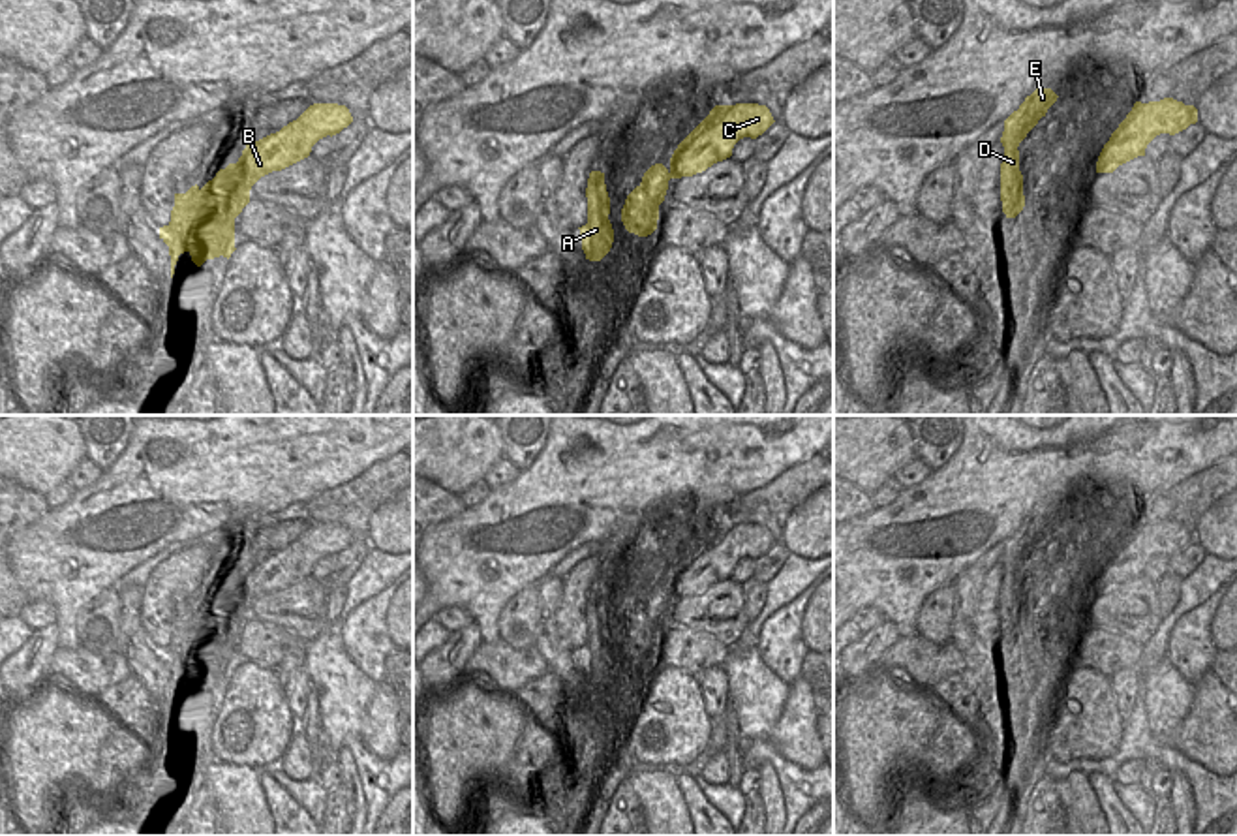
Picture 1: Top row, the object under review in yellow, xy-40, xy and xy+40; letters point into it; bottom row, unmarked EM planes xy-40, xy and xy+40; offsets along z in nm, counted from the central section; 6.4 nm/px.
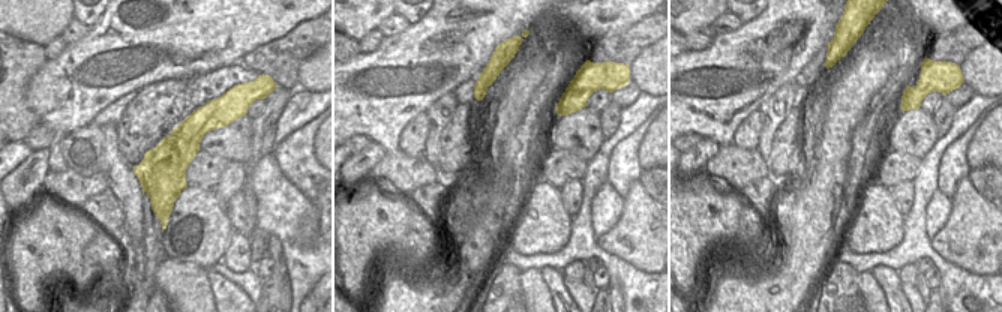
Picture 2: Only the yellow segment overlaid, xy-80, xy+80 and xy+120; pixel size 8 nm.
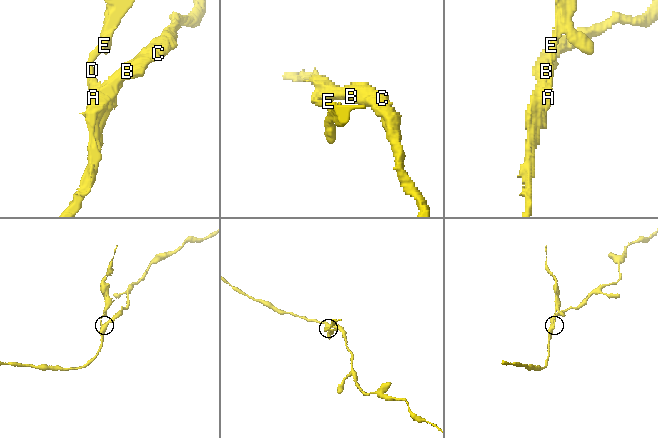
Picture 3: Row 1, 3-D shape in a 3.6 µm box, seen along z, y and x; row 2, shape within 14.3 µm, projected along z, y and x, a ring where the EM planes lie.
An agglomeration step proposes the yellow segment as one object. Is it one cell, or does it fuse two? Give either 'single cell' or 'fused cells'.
fused cells

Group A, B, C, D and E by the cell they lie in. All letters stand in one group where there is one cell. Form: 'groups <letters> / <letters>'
groups A B C / D E

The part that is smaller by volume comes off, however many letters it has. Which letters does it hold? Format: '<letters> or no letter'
D, E

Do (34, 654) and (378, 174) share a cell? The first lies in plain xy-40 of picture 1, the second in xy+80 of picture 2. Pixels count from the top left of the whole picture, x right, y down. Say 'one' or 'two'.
two

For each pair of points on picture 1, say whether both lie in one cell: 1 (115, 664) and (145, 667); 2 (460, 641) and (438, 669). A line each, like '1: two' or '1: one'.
1: two
2: one

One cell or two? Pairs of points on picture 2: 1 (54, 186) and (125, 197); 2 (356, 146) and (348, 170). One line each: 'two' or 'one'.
1: two
2: two

